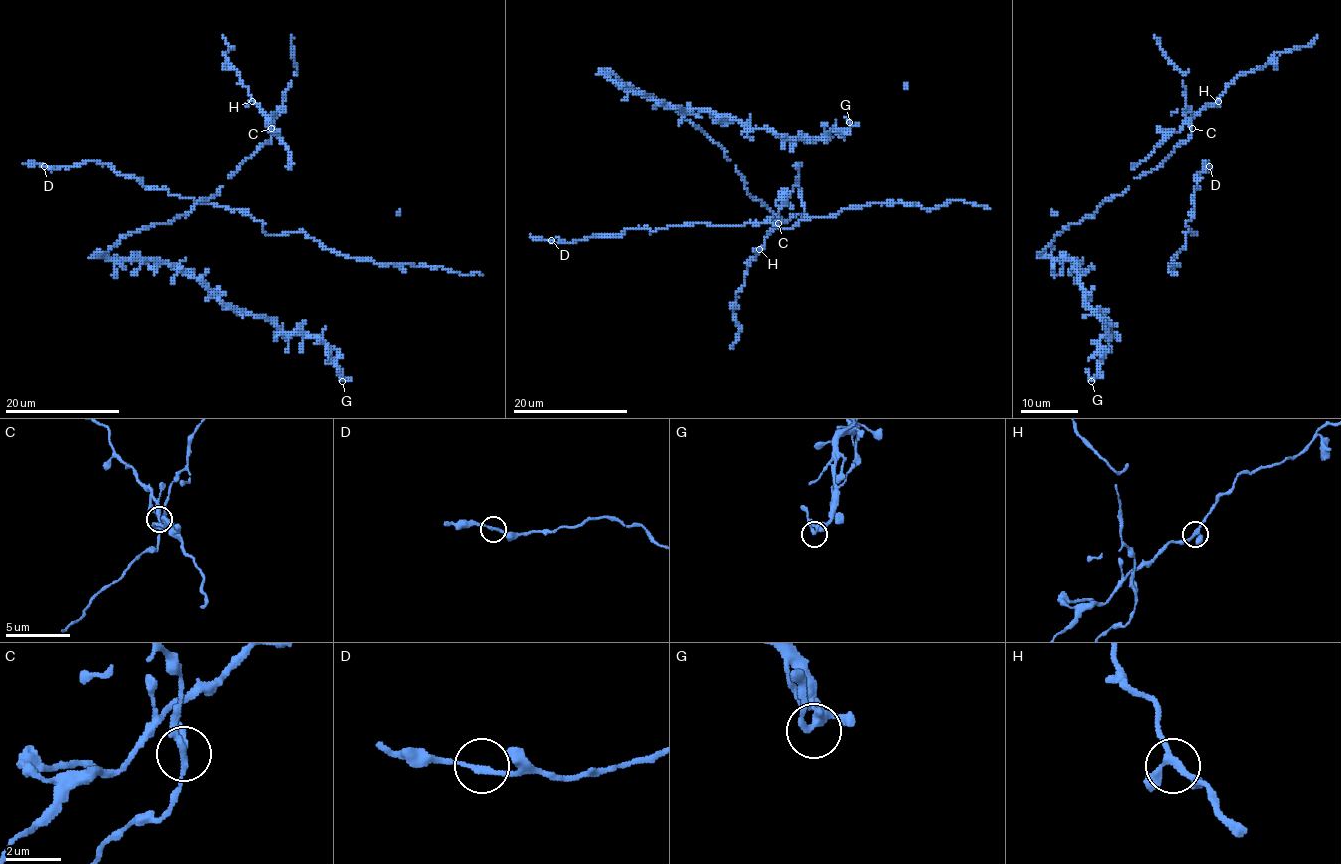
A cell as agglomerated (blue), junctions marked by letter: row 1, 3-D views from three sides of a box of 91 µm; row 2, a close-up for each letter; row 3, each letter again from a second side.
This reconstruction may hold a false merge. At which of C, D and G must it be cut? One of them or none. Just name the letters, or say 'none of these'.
C

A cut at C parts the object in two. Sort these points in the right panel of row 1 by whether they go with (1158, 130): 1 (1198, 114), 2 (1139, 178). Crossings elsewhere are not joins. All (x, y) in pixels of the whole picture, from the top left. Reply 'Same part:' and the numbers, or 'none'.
Same part: 1

